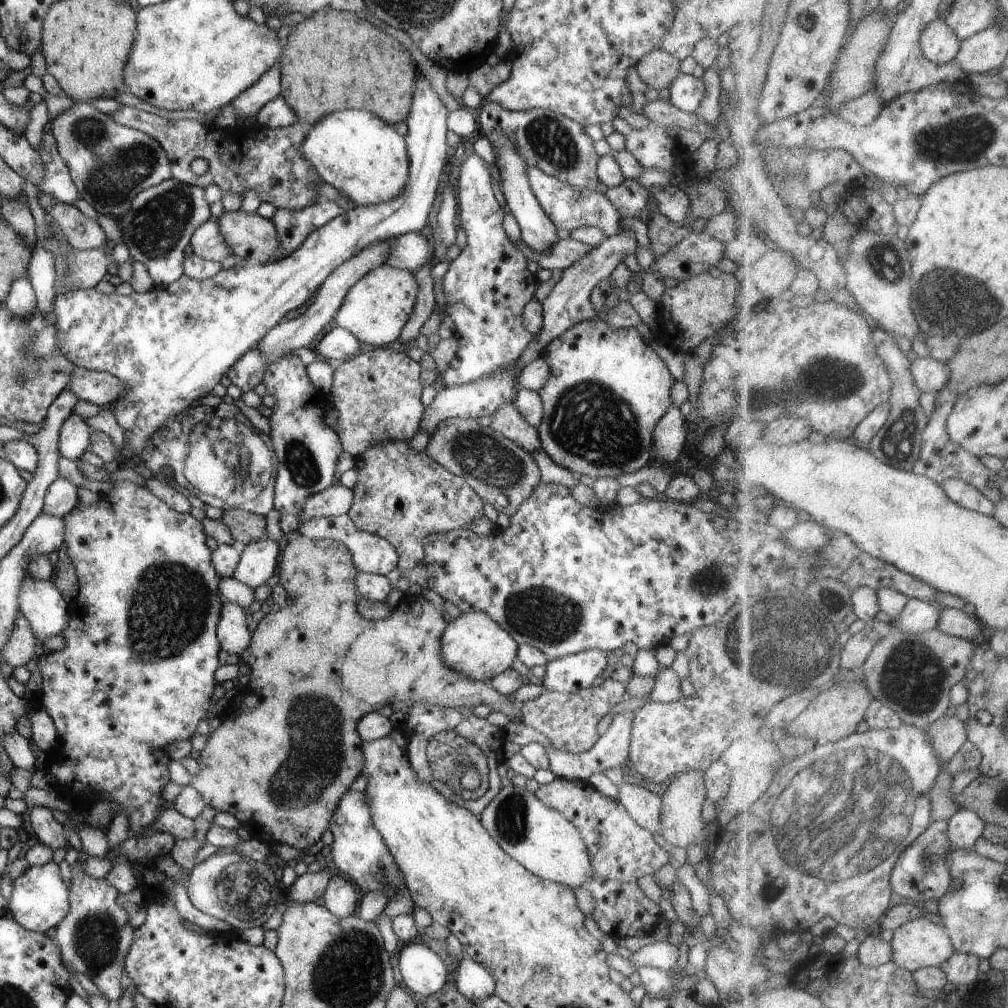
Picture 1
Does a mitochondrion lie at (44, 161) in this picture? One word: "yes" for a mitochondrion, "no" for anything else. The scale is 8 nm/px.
no

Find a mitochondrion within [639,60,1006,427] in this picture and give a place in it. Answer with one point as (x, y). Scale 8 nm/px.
(949, 297)

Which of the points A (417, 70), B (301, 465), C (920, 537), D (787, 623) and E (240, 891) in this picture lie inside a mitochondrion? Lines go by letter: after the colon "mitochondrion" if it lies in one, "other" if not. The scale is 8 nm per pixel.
A: other
B: mitochondrion
C: other
D: mitochondrion
E: mitochondrion

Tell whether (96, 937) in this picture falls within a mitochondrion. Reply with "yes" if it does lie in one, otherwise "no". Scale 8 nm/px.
yes

